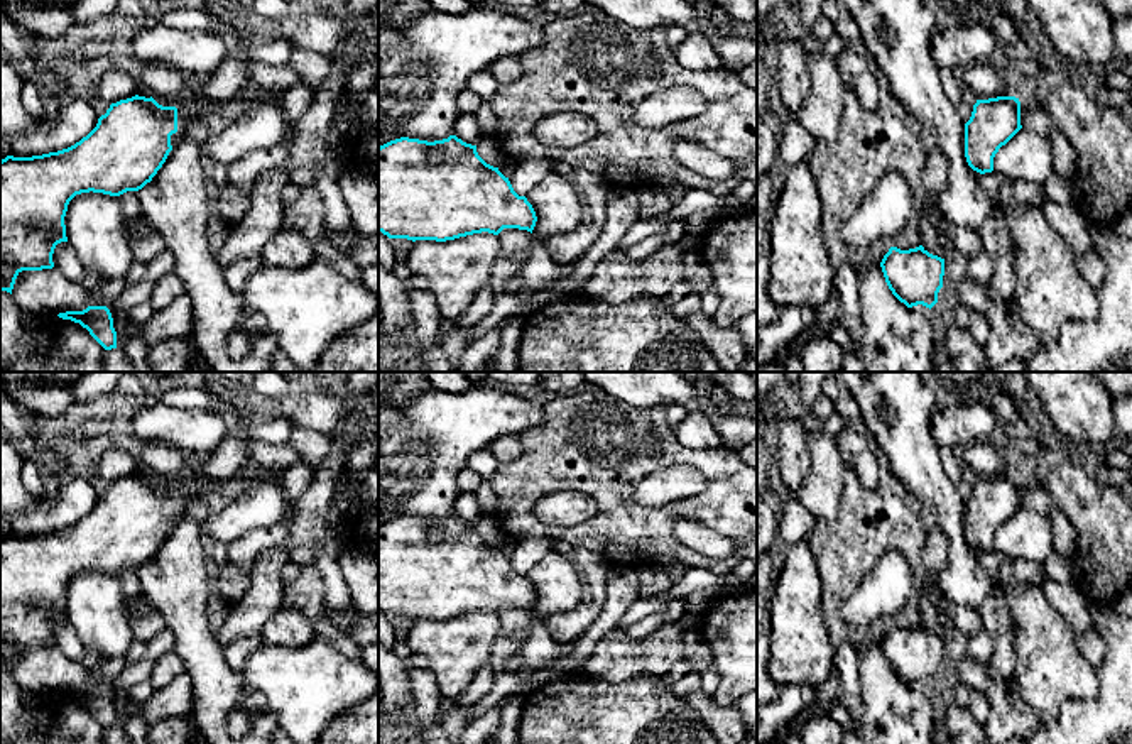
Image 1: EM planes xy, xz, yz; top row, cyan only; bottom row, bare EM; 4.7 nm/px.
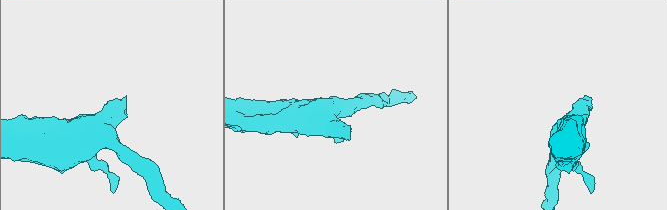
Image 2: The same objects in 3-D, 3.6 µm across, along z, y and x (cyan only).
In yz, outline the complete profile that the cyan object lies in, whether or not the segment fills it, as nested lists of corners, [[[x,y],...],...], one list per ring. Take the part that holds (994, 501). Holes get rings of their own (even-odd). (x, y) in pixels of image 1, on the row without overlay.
[[[1015,475],[977,479],[965,502],[965,536],[980,551],[993,550],[993,536],[1019,509],[1020,480]]]

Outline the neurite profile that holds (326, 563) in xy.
[[[321,550],[316,555],[314,568],[324,580],[328,607],[331,610],[329,621],[338,631],[348,636],[351,624],[351,617],[348,614],[348,587],[338,563],[338,551]]]

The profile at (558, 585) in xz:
[[[549,550],[544,558],[525,575],[532,583],[537,600],[532,614],[551,617],[574,609],[588,599],[588,588],[568,555]]]

